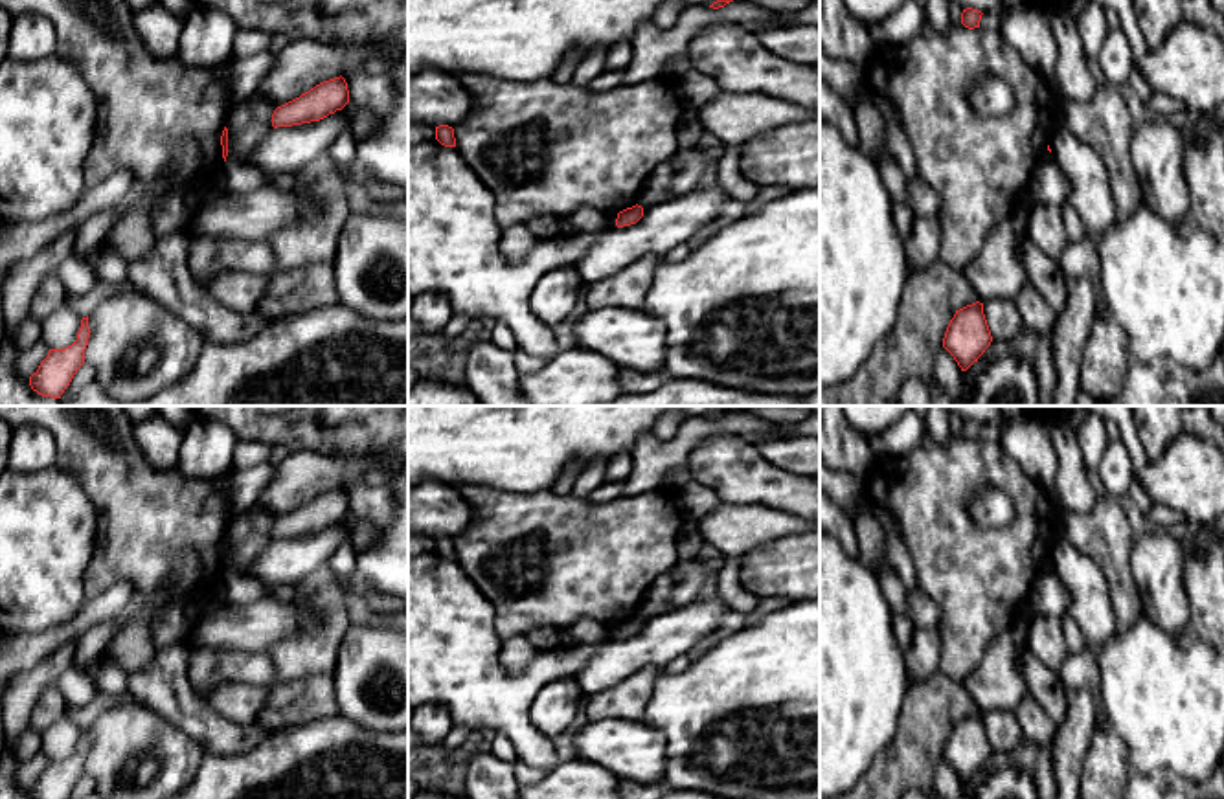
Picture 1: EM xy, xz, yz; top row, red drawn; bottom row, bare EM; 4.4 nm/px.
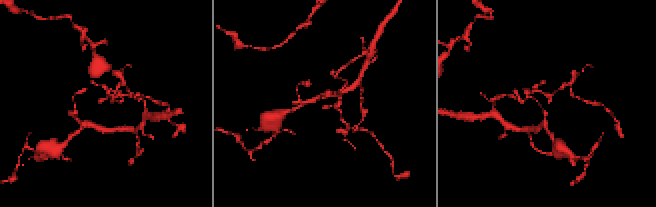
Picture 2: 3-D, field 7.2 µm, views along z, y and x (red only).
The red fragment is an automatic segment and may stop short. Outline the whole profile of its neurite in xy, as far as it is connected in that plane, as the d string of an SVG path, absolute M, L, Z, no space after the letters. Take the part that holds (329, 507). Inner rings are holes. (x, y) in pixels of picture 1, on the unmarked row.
M334 489L323 492L301 505L300 509L278 518L272 525L272 538L292 538L311 533L320 533L349 514L346 490Z

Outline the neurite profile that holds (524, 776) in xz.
M518 760L515 762L515 781L518 782L518 786L535 784L542 781L544 775L546 775L544 770L526 766Z

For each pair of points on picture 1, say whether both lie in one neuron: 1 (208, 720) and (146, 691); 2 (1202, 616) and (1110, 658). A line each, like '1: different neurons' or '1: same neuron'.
1: same neuron
2: different neurons

